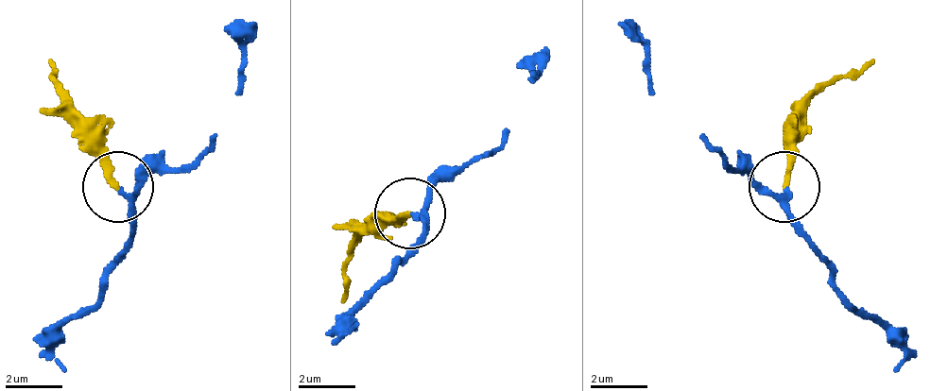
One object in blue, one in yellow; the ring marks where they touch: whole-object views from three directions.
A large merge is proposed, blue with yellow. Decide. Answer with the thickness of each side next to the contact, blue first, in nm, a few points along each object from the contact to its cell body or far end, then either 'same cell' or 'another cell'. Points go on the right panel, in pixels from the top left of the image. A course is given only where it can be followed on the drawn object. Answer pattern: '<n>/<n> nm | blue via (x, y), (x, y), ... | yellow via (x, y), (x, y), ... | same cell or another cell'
150/200 nm | blue via (786, 188), (736, 174), (715, 145), (651, 95), (651, 53), (615, 25) | yellow via (786, 188), (786, 124), (829, 81), (871, 60) | same cell

